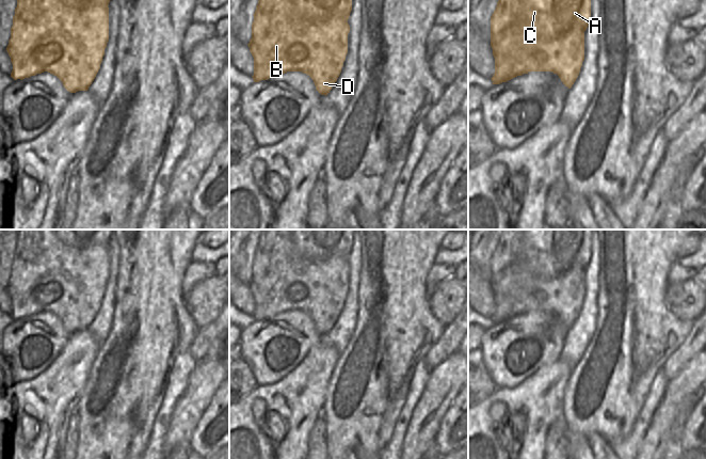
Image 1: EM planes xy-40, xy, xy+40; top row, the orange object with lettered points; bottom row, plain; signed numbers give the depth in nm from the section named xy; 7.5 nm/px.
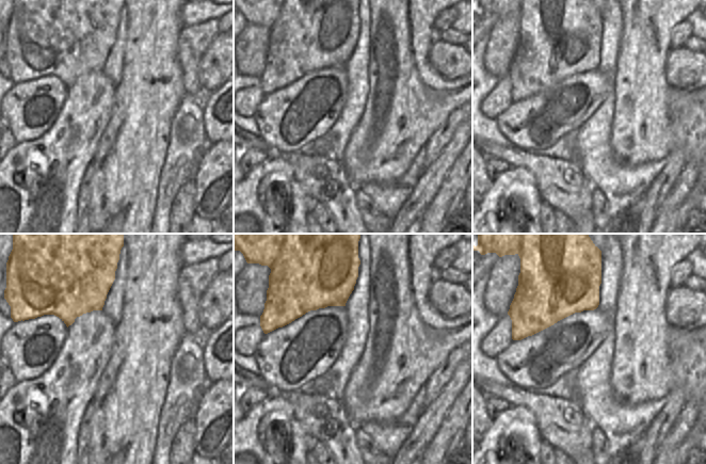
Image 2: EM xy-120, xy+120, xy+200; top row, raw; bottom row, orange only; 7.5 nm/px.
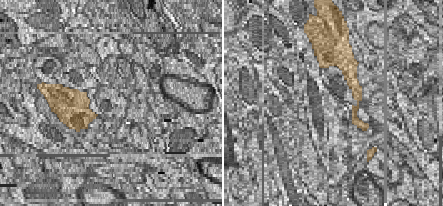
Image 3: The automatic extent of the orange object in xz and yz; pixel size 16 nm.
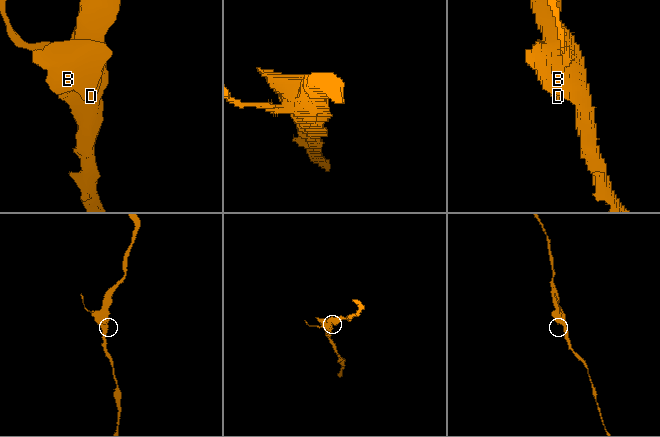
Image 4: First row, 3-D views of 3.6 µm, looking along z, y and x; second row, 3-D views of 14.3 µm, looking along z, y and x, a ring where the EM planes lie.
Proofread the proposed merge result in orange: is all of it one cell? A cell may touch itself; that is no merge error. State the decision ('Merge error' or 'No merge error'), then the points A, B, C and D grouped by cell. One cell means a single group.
Merge error. Groups: A C / B D.

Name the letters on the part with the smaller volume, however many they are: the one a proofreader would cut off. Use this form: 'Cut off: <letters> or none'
Cut off: B, D

